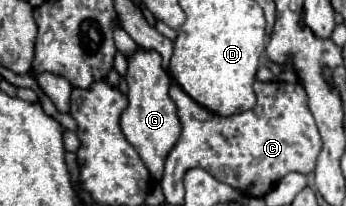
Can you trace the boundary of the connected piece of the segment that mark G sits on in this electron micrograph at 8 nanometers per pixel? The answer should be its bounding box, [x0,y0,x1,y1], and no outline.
[121,49,181,181]

